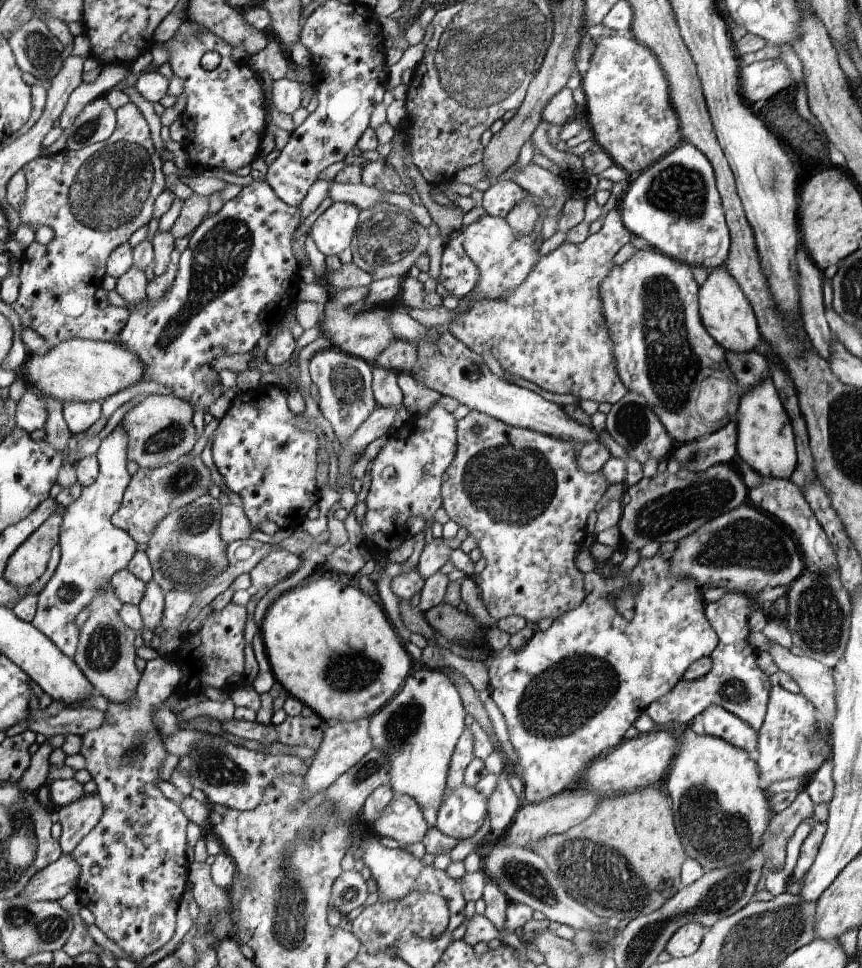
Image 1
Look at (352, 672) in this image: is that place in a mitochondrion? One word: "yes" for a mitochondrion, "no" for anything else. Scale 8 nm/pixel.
yes

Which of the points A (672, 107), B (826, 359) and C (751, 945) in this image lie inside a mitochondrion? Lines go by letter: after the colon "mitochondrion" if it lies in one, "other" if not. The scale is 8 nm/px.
A: other
B: other
C: mitochondrion

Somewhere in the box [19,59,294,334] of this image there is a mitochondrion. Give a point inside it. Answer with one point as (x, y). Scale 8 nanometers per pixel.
(111, 190)

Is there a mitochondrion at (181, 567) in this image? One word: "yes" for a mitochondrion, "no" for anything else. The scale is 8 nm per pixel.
yes

